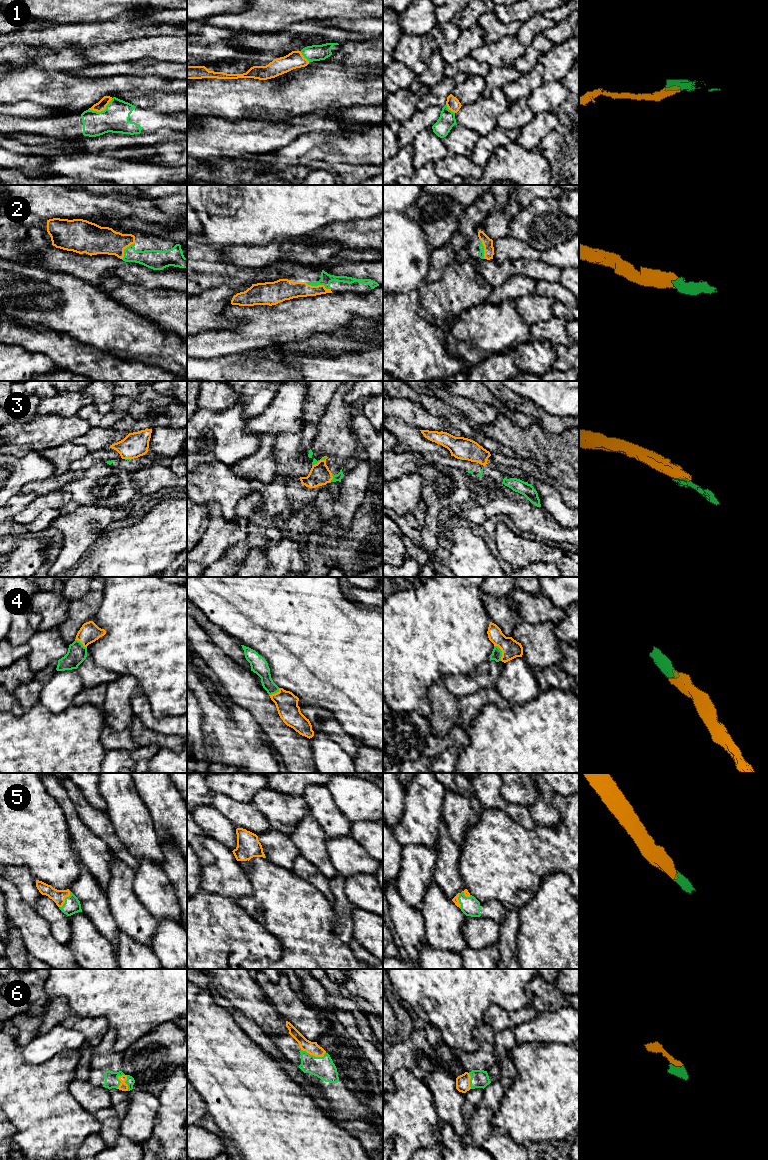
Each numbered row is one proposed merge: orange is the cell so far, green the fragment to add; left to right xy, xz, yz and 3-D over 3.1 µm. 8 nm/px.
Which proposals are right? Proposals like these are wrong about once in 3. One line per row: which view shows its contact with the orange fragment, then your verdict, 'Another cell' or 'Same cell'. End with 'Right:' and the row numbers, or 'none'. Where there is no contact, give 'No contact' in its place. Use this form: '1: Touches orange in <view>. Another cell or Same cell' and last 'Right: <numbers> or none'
1: Touches orange in xy. Same cell
2: Touches orange in xz. Same cell
3: Touches orange in xz. Another cell
4: Touches orange in yz. Same cell
5: Touches orange in xy. Same cell
6: Touches orange in xz. Same cell
Right: 1, 2, 4, 5, 6

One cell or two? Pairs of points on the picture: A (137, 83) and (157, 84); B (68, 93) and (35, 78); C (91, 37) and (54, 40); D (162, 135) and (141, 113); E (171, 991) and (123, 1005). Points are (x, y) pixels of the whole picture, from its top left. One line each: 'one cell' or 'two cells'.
A: one cell
B: one cell
C: one cell
D: two cells
E: one cell

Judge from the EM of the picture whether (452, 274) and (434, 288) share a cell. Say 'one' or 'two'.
one

